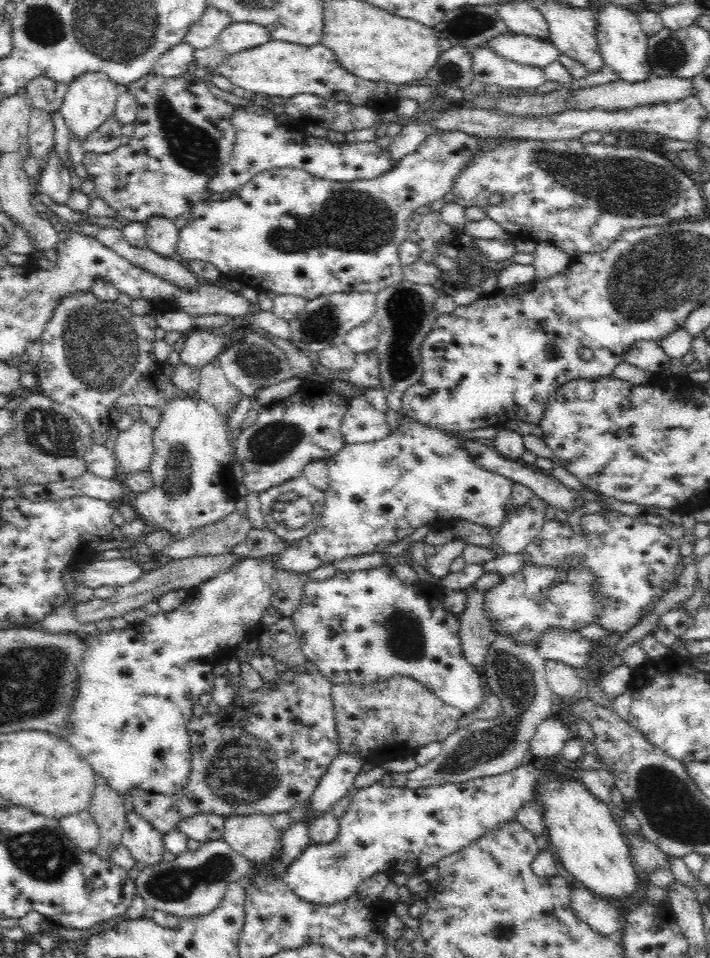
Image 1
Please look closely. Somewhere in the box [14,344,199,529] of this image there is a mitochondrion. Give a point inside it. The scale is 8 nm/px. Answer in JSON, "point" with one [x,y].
{"point":[46,430]}

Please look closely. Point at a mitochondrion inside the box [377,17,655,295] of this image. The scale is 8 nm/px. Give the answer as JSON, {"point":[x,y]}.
{"point":[449,71]}

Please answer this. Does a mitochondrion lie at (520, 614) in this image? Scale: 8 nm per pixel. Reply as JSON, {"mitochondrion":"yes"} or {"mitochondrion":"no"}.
{"mitochondrion":"no"}

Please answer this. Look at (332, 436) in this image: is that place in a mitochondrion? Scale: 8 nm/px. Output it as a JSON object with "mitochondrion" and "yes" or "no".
{"mitochondrion":"no"}

